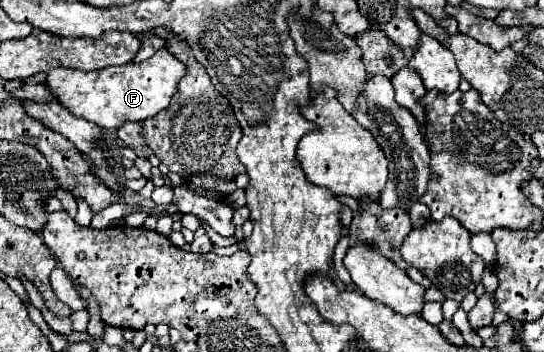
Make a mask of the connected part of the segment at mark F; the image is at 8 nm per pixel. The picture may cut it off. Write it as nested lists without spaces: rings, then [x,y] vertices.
[[[167,48],[157,50],[145,62],[129,62],[121,66],[109,66],[95,72],[55,68],[47,74],[45,84],[57,94],[59,102],[71,110],[71,114],[95,122],[101,128],[117,130],[125,122],[147,120],[171,104],[173,94],[181,78],[187,74],[187,66],[179,62]]]

